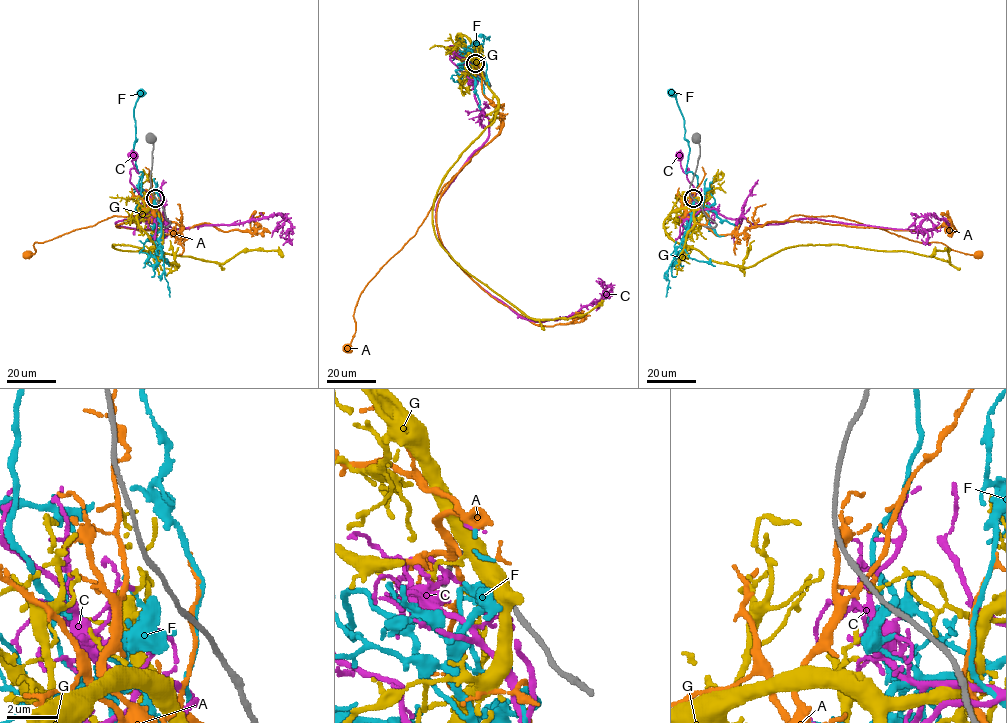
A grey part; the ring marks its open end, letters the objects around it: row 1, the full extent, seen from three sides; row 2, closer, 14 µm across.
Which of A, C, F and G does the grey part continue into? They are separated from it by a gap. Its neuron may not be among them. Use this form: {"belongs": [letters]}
{"belongs": ["G"]}

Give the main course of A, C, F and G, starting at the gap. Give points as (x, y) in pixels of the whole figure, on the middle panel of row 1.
A: (472, 63), (501, 130), (361, 293), (346, 347)
C: (472, 63), (469, 63), (477, 75), (475, 84), (450, 59), (458, 57), (452, 49)
F: (475, 64), (471, 74), (463, 63), (461, 68), (458, 55), (453, 60), (453, 50), (462, 42)
G: (474, 64), (482, 56), (497, 112), (443, 179), (437, 240), (531, 318), (571, 318), (603, 300)

